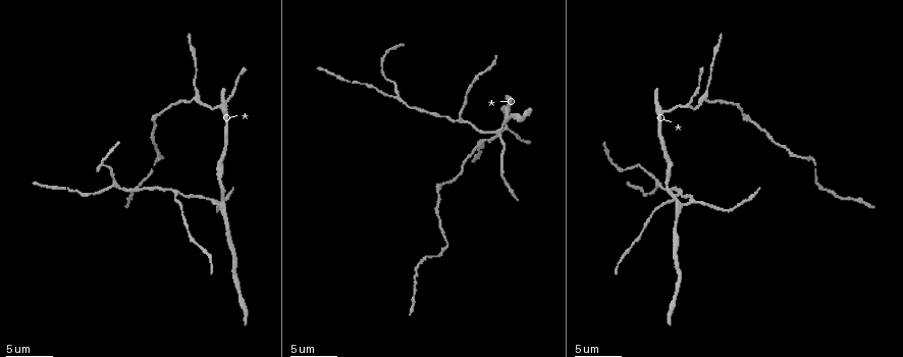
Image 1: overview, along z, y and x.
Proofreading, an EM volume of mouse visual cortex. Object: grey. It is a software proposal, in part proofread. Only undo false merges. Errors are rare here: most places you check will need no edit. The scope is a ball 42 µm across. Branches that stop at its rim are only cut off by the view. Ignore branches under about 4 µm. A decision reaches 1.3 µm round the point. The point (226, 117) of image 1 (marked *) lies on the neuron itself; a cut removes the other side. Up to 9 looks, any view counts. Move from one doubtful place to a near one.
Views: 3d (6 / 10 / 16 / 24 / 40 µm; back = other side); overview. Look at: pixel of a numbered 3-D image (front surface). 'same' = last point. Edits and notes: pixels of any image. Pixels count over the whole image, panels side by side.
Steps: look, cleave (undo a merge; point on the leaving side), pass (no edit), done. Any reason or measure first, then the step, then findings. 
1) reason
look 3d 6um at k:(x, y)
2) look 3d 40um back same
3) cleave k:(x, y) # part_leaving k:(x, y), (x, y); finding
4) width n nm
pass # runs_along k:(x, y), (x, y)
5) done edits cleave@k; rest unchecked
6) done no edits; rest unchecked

a fork
look 3d 6um at 1:(704, 96)

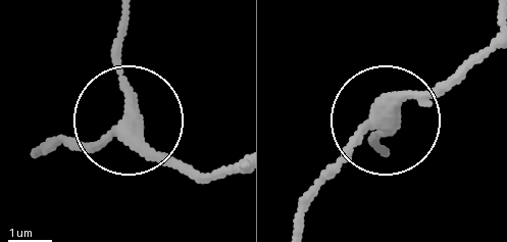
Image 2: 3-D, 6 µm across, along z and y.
look 3d 6um back at 2:(122, 124)

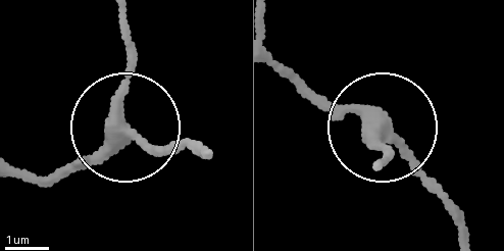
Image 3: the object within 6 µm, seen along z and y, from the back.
pass # runs_along 3:(20, 171), (53, 176), (119, 139), (131, 33); one neuron here

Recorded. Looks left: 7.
a fork
look 3d 10um at 1:(506, 122)

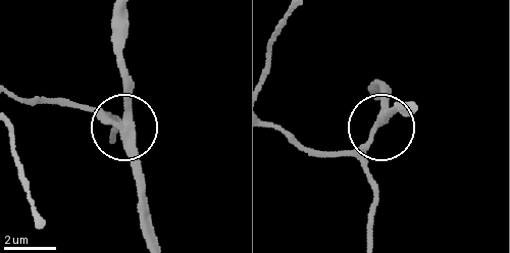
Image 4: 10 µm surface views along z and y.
width 310 nm
pass # all the same neuron

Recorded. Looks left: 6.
three arms meet
look 3d 10um at 1:(174, 191)

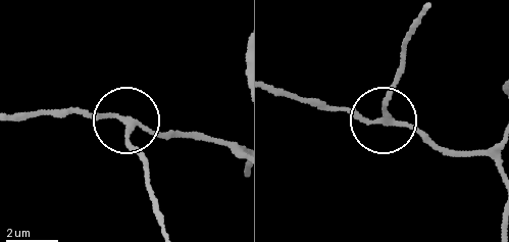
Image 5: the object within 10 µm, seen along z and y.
pass # runs_along 5:(234, 149), (201, 138), (168, 138), (131, 123), (142, 162); continuous, no second neuron

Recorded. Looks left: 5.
a fork
look 3d 16um at 1:(112, 182)

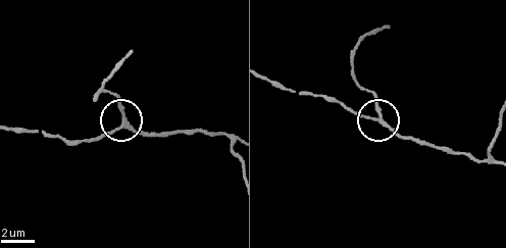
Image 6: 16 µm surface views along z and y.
width 210 nm
pass # runs_along 6:(233, 139), (134, 130), (114, 95); continuous, no second neuron

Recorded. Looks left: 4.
done no edits; rest unchecked

